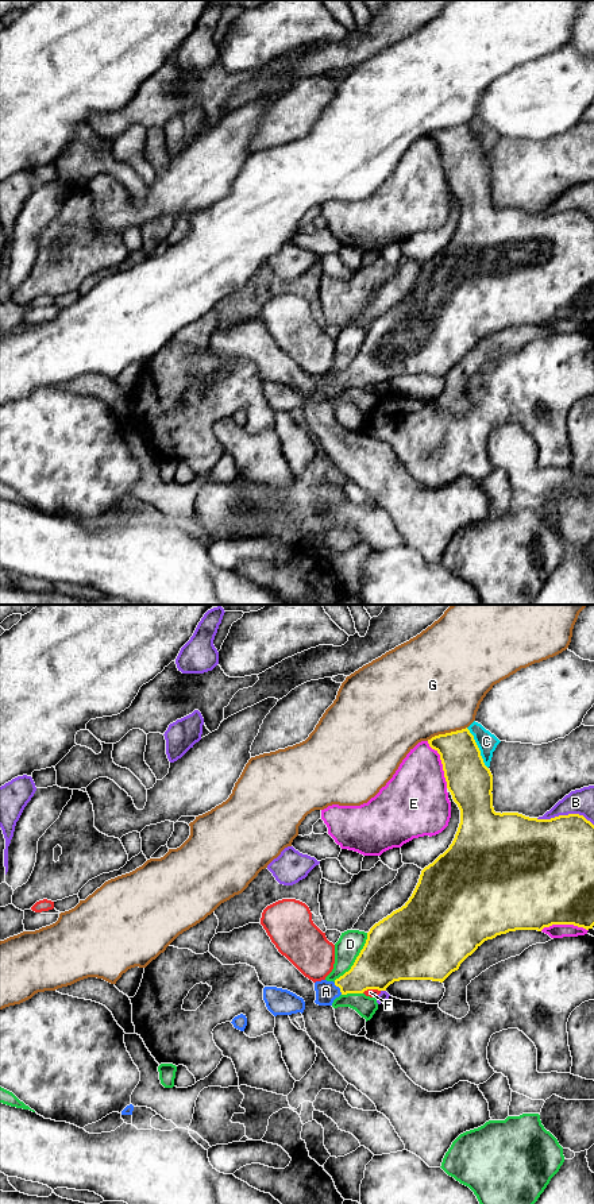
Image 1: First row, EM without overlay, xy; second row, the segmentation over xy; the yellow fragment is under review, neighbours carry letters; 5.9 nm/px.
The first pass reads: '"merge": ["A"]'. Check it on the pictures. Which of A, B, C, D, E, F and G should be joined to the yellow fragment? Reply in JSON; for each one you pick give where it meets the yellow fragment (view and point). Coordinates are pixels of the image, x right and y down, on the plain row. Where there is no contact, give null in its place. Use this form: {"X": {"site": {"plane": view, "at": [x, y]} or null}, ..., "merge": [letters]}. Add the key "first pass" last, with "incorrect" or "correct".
{"A": {"site": {"plane": "xy", "at": [339, 382]}}, "merge": ["A"], "first pass": "correct"}

